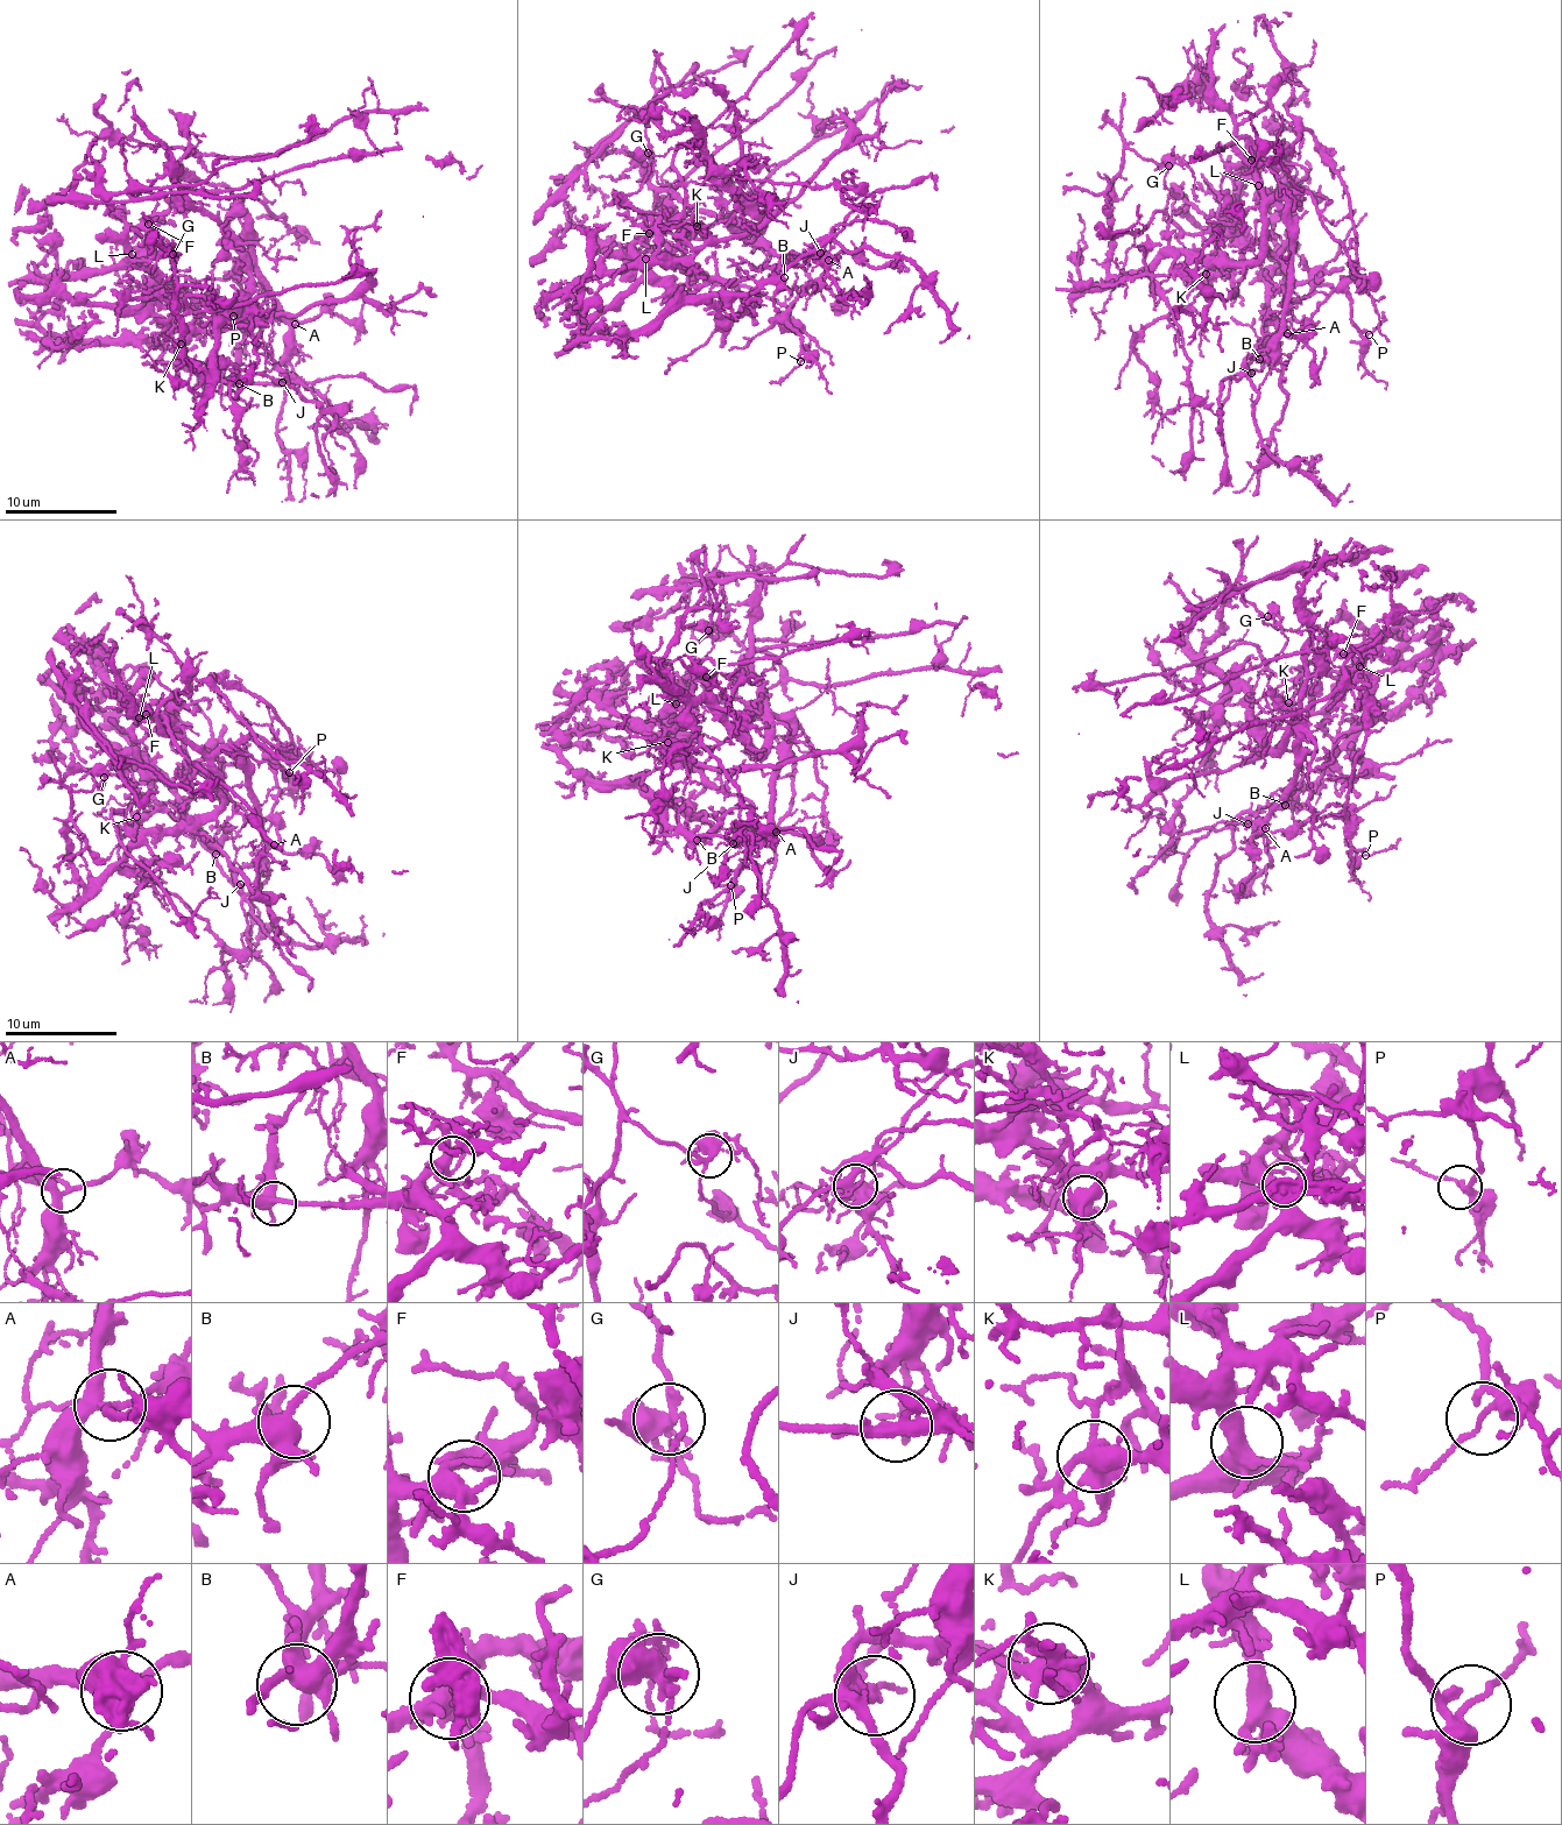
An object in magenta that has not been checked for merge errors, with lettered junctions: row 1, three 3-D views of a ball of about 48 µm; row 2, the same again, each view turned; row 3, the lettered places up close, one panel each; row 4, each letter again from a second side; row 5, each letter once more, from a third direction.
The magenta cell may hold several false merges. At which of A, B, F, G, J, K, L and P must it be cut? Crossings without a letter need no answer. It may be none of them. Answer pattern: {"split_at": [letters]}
{"split_at": ["G", "J", "K"]}

